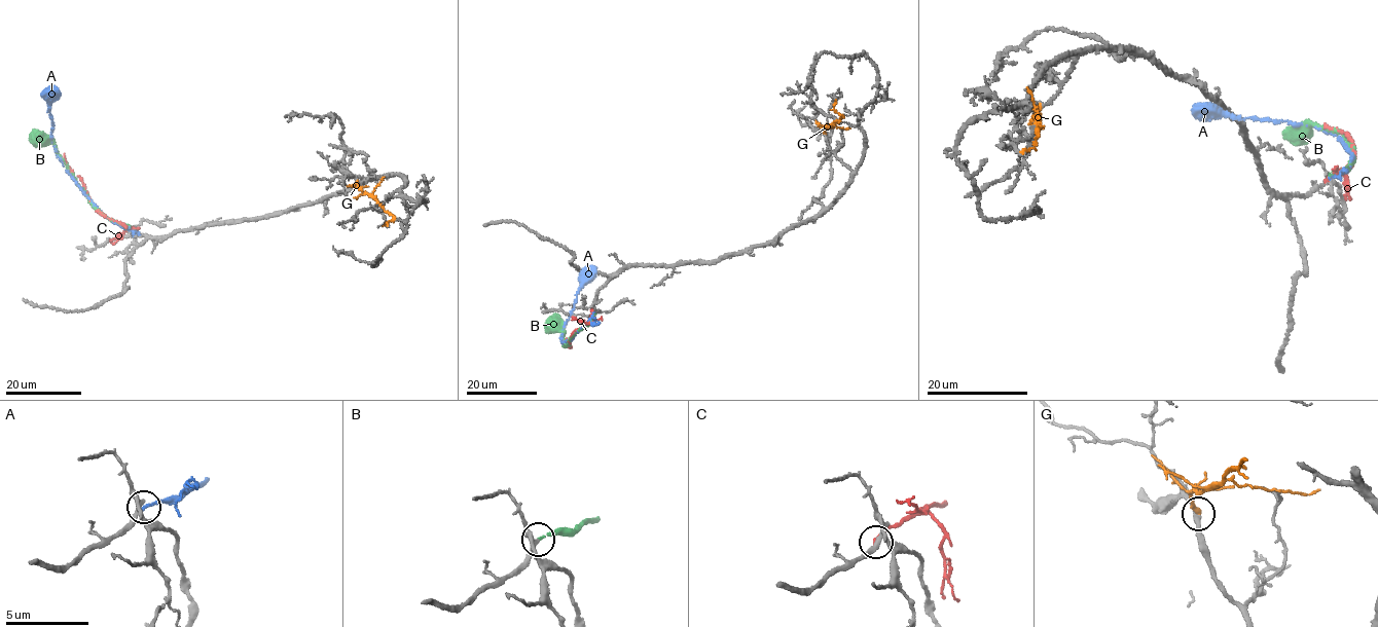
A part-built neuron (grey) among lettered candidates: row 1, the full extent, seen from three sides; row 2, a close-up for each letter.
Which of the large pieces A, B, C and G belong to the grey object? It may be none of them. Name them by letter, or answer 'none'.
B

